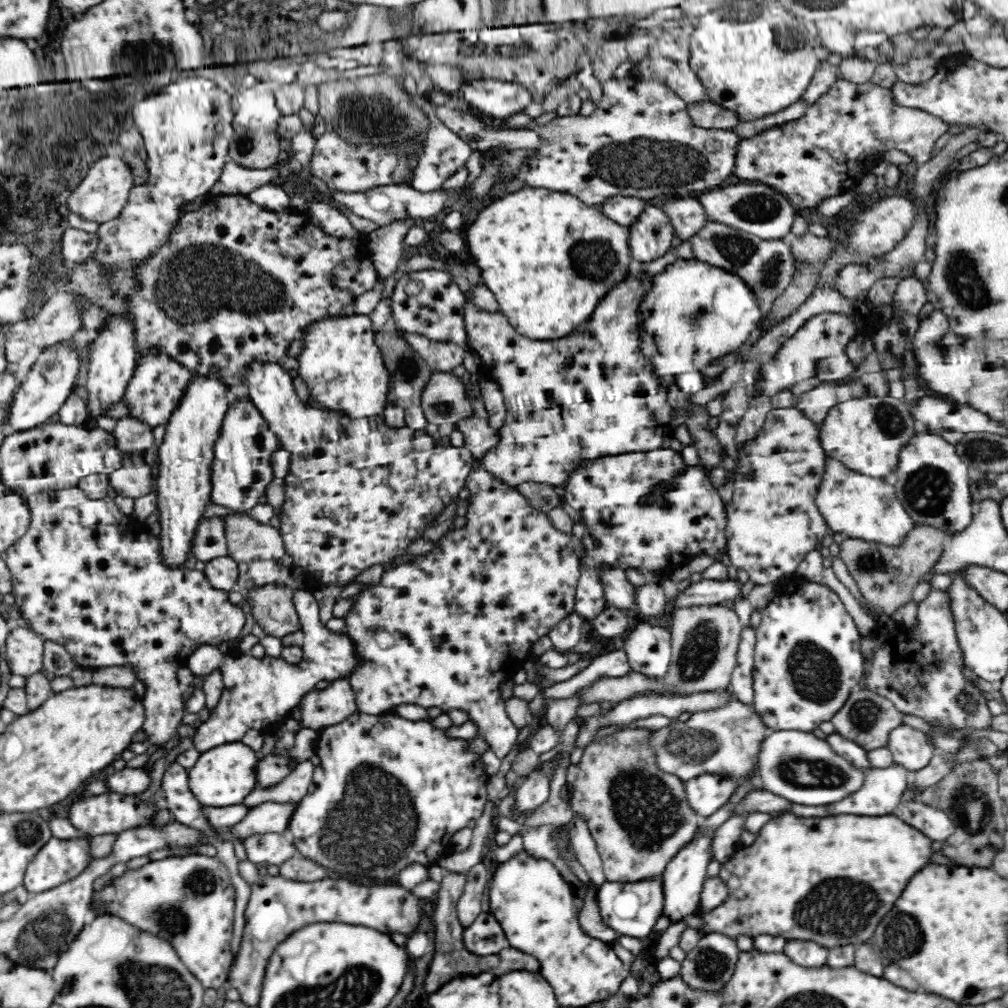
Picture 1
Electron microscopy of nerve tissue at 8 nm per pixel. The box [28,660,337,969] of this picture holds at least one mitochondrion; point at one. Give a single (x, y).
(171, 914)

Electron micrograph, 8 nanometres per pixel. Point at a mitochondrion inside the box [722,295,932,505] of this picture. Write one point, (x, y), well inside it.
(891, 422)

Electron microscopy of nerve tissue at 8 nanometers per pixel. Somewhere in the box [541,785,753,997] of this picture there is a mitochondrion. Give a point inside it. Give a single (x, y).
(709, 965)

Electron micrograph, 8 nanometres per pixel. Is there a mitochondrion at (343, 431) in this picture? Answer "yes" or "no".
no

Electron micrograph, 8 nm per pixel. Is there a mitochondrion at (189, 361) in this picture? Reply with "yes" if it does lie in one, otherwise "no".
no

